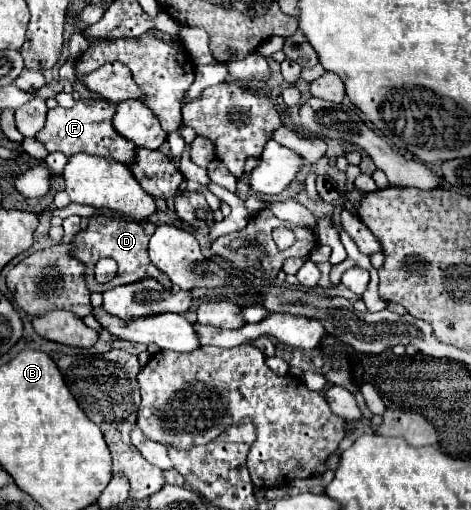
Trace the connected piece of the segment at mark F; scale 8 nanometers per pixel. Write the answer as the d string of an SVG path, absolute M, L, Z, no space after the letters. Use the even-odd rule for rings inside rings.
M95 98L93 104L85 104L83 100L79 100L73 108L51 108L47 112L47 122L45 128L37 134L37 140L41 144L45 144L45 148L49 152L63 152L67 158L71 158L77 152L87 152L87 154L95 154L95 156L105 156L105 158L113 158L119 160L123 164L133 164L133 160L137 160L135 152L137 146L125 138L121 138L115 128L113 128L113 116L115 116L115 104L107 102L103 98Z

